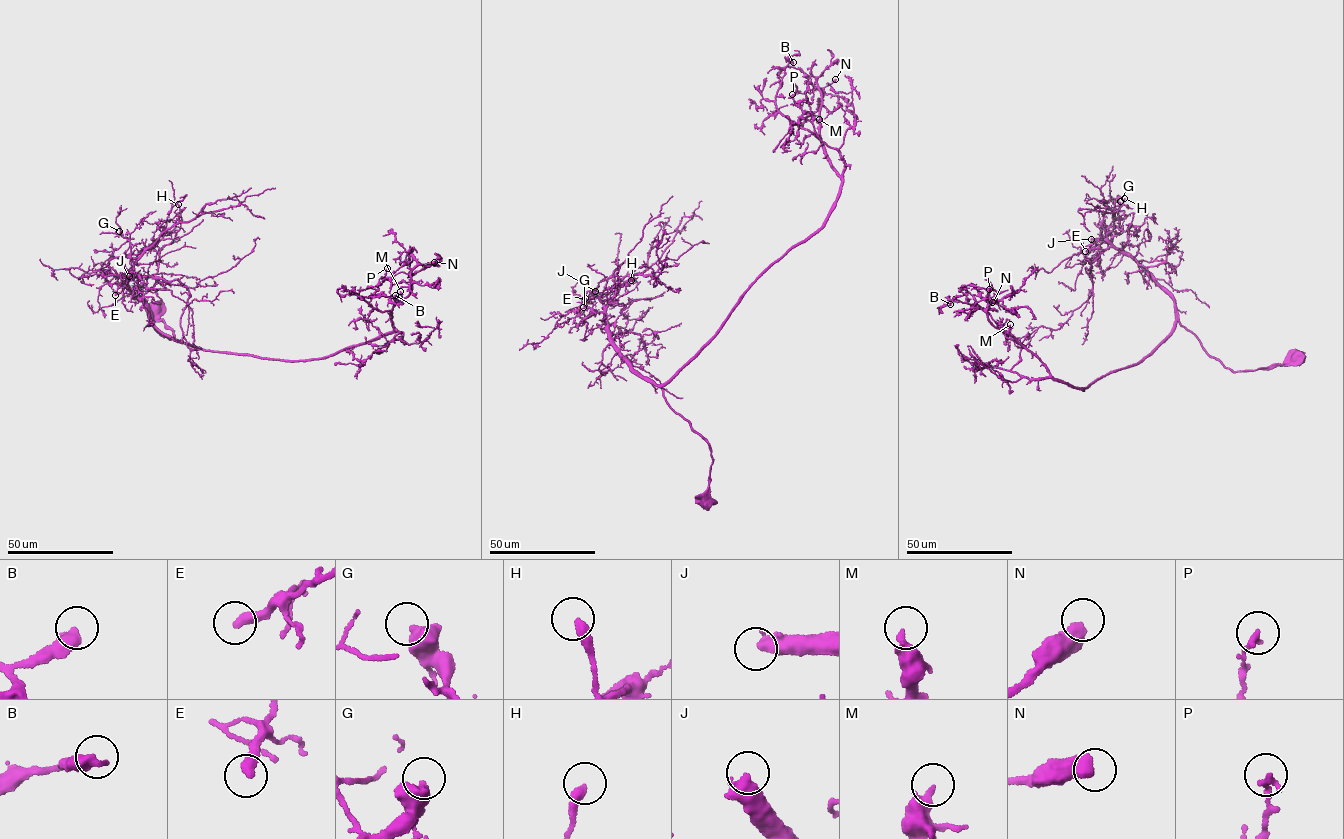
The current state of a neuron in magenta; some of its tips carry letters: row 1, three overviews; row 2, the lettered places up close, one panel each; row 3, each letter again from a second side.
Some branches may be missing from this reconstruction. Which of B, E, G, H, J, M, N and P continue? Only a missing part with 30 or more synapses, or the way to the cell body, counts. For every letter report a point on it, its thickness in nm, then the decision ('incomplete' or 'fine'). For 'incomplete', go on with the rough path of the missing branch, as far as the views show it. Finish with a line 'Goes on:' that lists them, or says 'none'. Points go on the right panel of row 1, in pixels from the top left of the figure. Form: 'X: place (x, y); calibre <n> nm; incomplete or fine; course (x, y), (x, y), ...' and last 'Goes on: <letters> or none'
B: place (950, 304); calibre 480 nm; fine
E: place (1085, 251); calibre 380 nm; fine
G: place (1120, 201); calibre 600 nm; fine
H: place (1124, 198); calibre 360 nm; fine
J: place (1091, 239); calibre 550 nm; incomplete; course (1091, 239), (1086, 209), (1088, 195), (1079, 187), (1060, 195), (1051, 187)
M: place (1010, 324); calibre 360 nm; fine
N: place (992, 302); calibre 600 nm; fine
P: place (989, 289); calibre 240 nm; fine
Goes on: J

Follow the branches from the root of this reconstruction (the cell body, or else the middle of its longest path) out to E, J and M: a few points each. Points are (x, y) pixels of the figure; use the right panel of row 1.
E: (1297, 359), (1288, 365), (1232, 371), (1212, 358), (1181, 324), (1175, 301), (1131, 257), (1104, 242), (1085, 251)
J: (1297, 359), (1256, 370), (1226, 368), (1181, 324), (1175, 301), (1151, 276), (1112, 244), (1091, 239)
M: (1297, 359), (1232, 371), (1206, 351), (1177, 315), (1150, 353), (1084, 391), (1053, 377), (1009, 332), (1010, 324)

